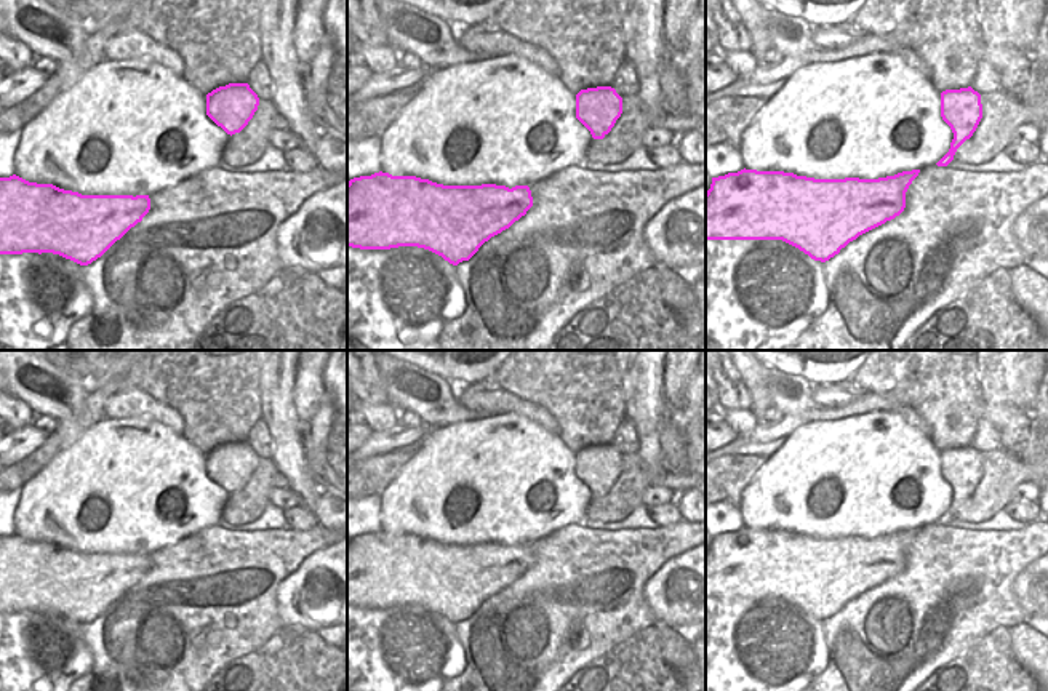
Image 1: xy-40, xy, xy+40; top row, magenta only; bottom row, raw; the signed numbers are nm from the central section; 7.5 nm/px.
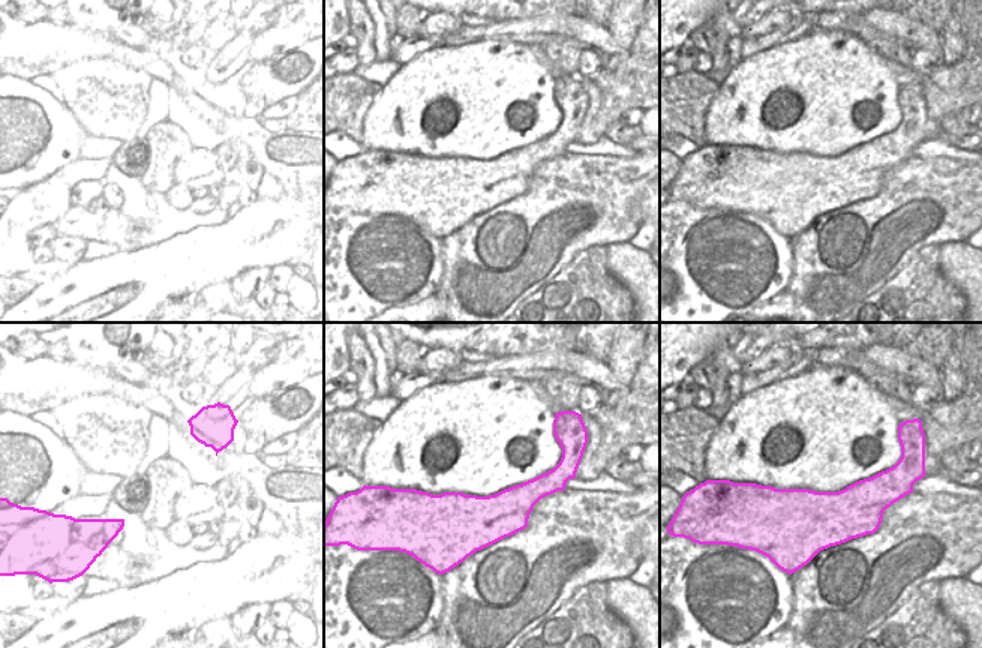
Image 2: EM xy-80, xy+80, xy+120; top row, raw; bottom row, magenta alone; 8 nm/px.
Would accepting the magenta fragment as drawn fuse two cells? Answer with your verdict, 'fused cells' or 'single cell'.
fused cells

